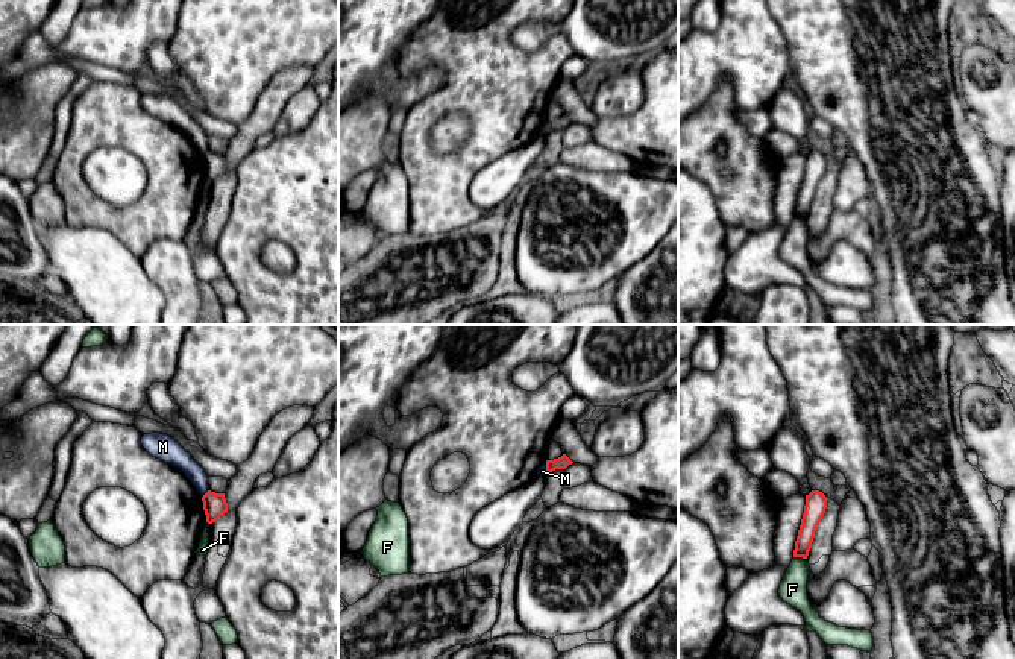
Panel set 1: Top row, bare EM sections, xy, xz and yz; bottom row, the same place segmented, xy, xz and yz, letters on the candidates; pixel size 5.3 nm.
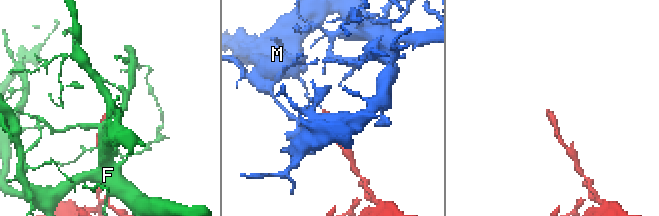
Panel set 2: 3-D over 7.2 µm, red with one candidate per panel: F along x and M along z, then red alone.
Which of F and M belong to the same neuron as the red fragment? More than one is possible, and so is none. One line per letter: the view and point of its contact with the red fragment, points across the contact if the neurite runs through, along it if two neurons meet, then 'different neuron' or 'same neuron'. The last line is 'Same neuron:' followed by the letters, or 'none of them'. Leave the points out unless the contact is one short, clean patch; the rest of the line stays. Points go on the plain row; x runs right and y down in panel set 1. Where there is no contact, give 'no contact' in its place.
F: yz (800, 216) | different neuron
M: xy (205, 154) | along xy (208, 149), (202, 157) | different neuron
Same neuron: none of them

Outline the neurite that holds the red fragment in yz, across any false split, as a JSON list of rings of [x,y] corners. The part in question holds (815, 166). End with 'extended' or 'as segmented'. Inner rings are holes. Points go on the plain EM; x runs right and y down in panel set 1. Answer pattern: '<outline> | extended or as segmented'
[[[812,150],[809,155],[806,155],[806,166],[795,200],[793,217],[807,219],[815,197],[815,191],[825,173],[825,169],[827,156],[822,152]]] | as segmented

